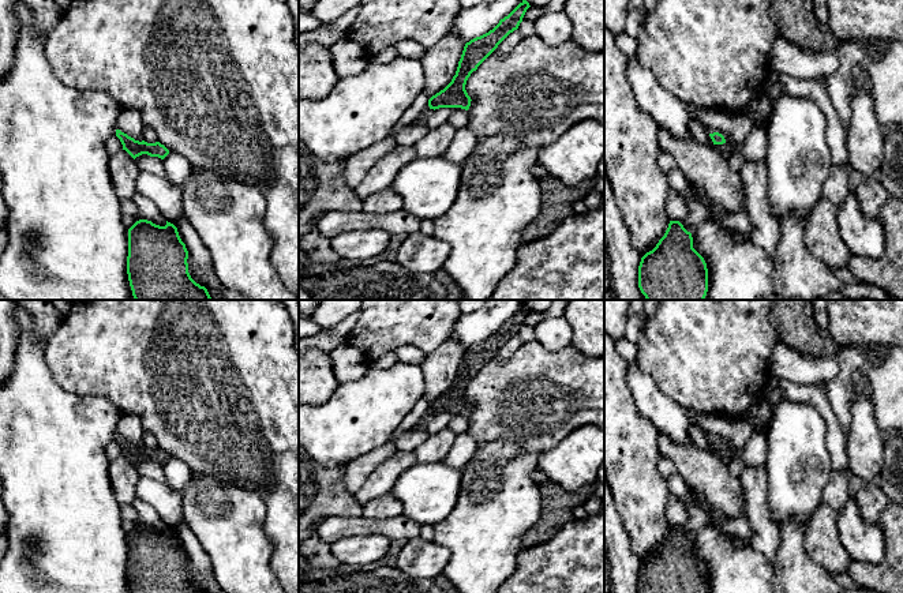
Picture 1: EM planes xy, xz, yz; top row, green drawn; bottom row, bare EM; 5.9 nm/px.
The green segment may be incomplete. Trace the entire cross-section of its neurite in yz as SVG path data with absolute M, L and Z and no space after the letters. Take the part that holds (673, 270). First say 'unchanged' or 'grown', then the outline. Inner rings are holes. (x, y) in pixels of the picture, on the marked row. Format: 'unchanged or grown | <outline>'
unchanged | M670 221L664 236L638 266L638 288L647 300L704 300L708 269L693 248L692 233Z

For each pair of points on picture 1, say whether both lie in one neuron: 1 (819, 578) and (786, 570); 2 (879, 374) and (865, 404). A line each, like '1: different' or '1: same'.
1: same
2: different

